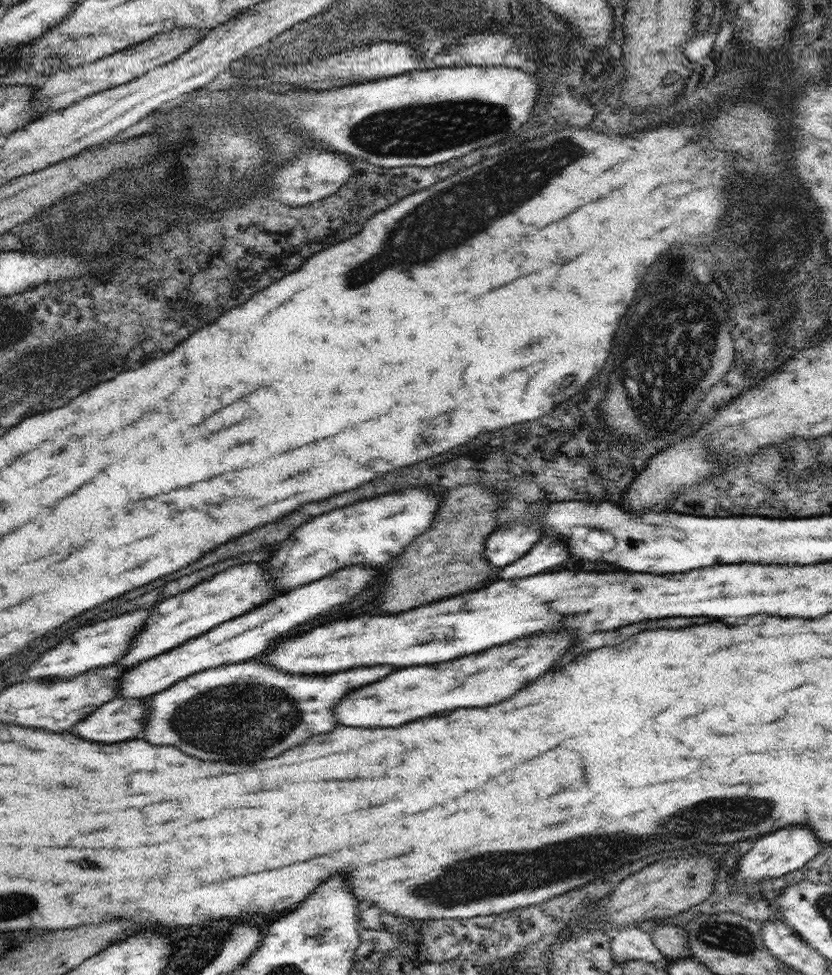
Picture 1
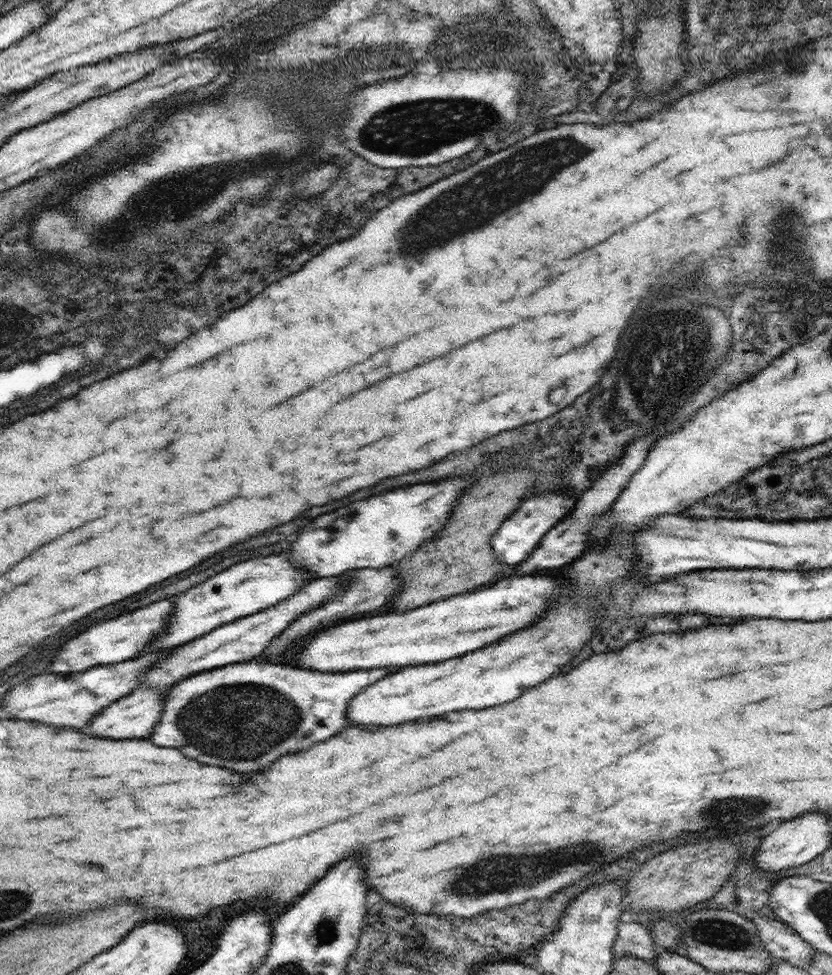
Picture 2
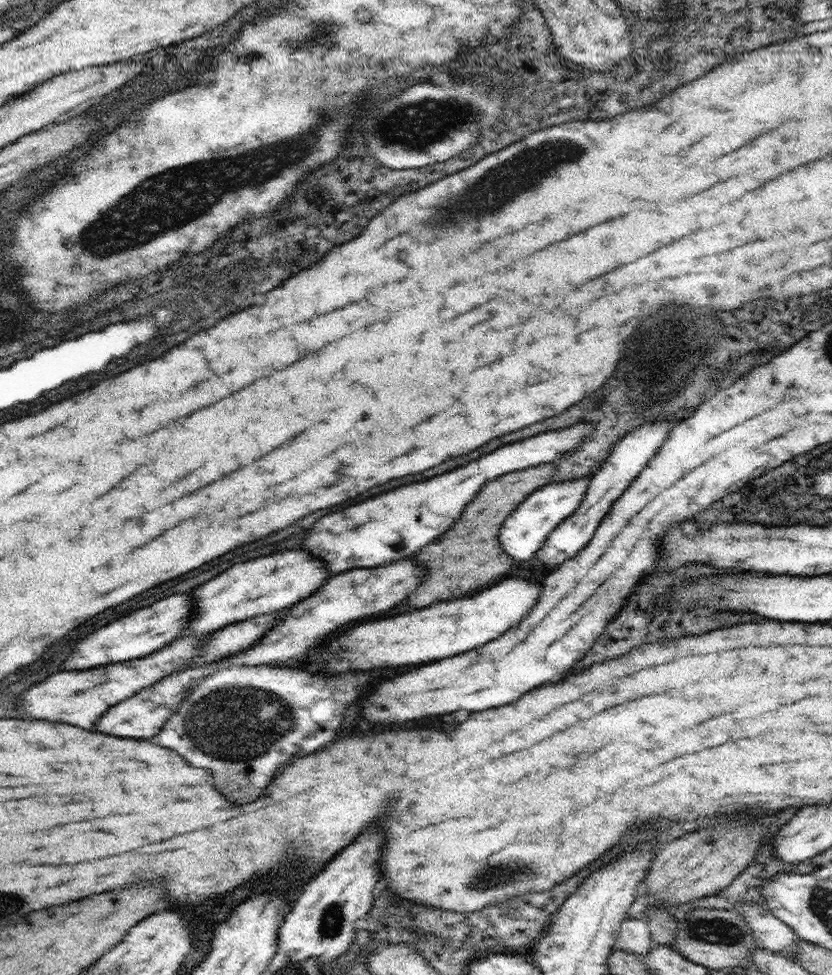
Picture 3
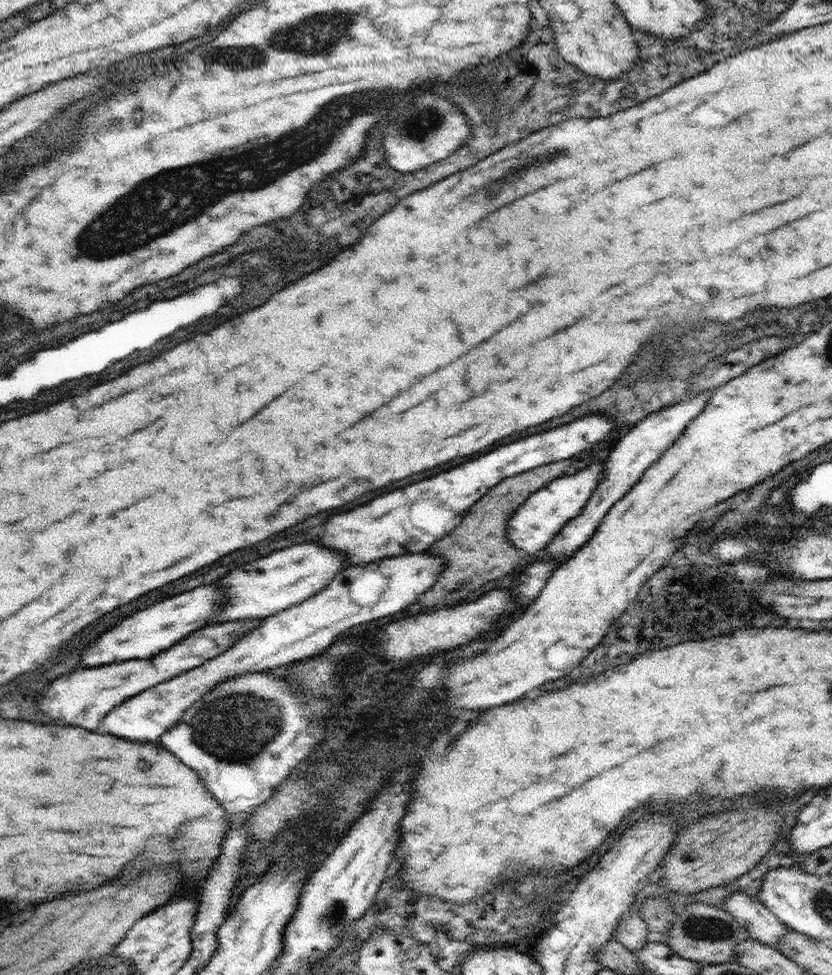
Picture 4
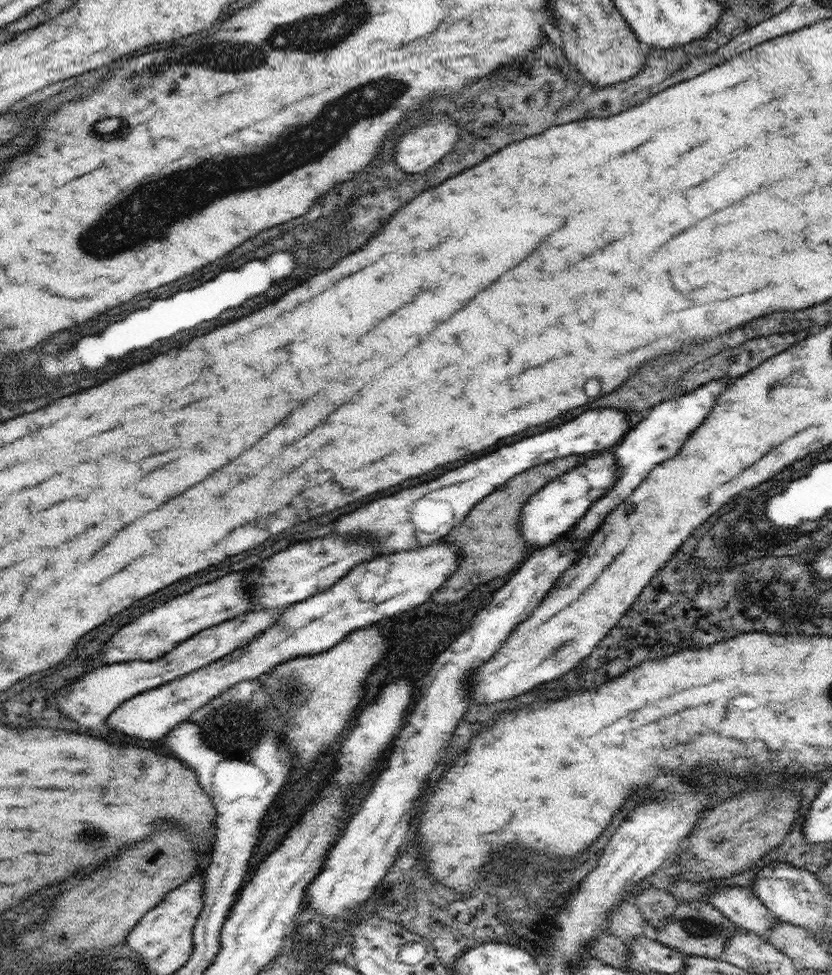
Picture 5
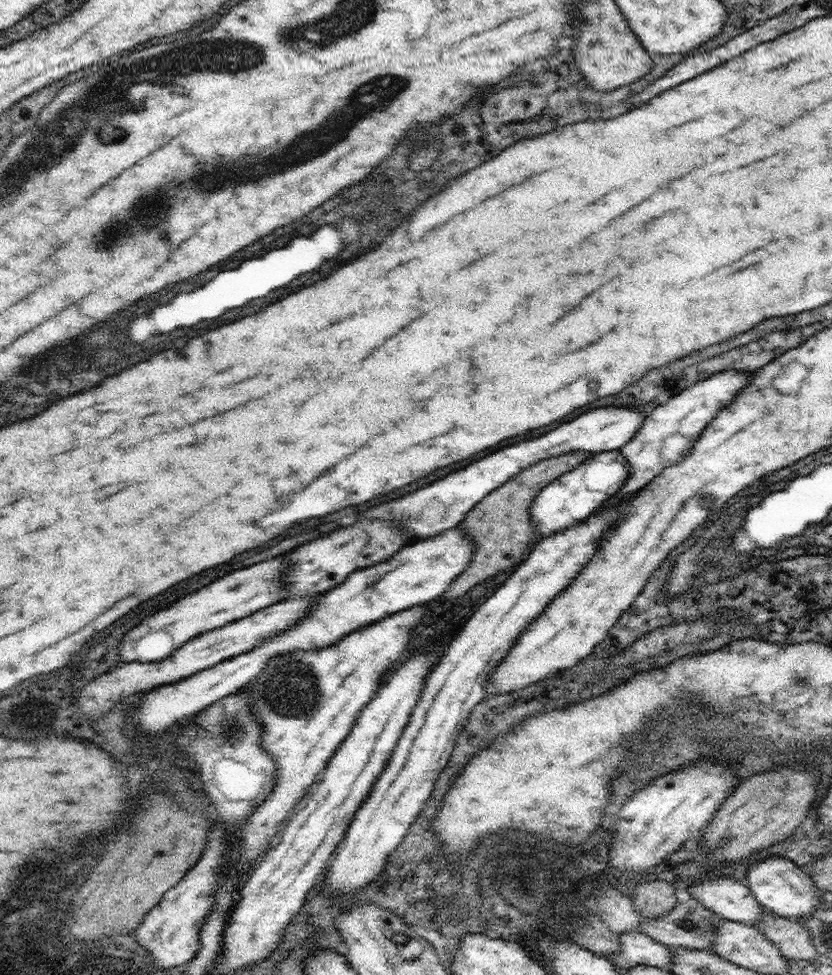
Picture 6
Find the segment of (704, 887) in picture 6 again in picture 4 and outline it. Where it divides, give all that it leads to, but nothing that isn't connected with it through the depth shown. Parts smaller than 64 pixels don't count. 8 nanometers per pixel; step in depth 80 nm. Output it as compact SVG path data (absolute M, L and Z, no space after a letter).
M736 891L726 898L724 909L752 934L754 941L768 944L774 949L779 945L778 941L790 930L757 897L745 892Z

